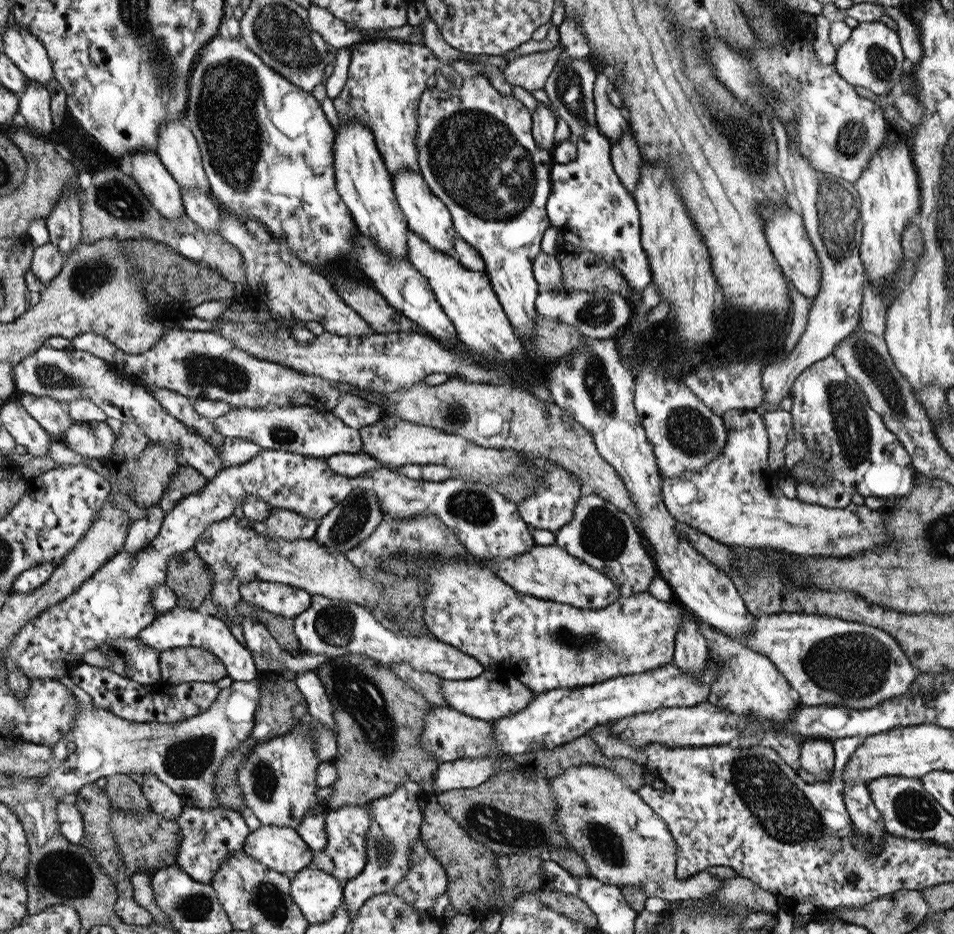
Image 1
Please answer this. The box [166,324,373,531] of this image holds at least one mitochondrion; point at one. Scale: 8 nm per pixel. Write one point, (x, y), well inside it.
(200, 371)

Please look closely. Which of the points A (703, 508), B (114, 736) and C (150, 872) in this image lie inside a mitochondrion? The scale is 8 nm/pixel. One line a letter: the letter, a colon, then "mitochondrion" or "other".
A: other
B: other
C: other

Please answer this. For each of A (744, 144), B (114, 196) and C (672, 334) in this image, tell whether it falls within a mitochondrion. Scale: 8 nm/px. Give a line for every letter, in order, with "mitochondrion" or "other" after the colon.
A: mitochondrion
B: mitochondrion
C: other

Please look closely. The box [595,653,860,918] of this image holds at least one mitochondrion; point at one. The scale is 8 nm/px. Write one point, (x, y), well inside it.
(784, 813)

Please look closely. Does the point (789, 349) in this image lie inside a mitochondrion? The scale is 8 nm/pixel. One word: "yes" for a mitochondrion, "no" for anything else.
no

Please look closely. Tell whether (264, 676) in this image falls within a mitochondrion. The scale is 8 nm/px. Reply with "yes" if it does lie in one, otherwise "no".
no

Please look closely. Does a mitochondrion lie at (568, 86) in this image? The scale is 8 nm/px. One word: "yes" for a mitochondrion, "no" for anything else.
yes

